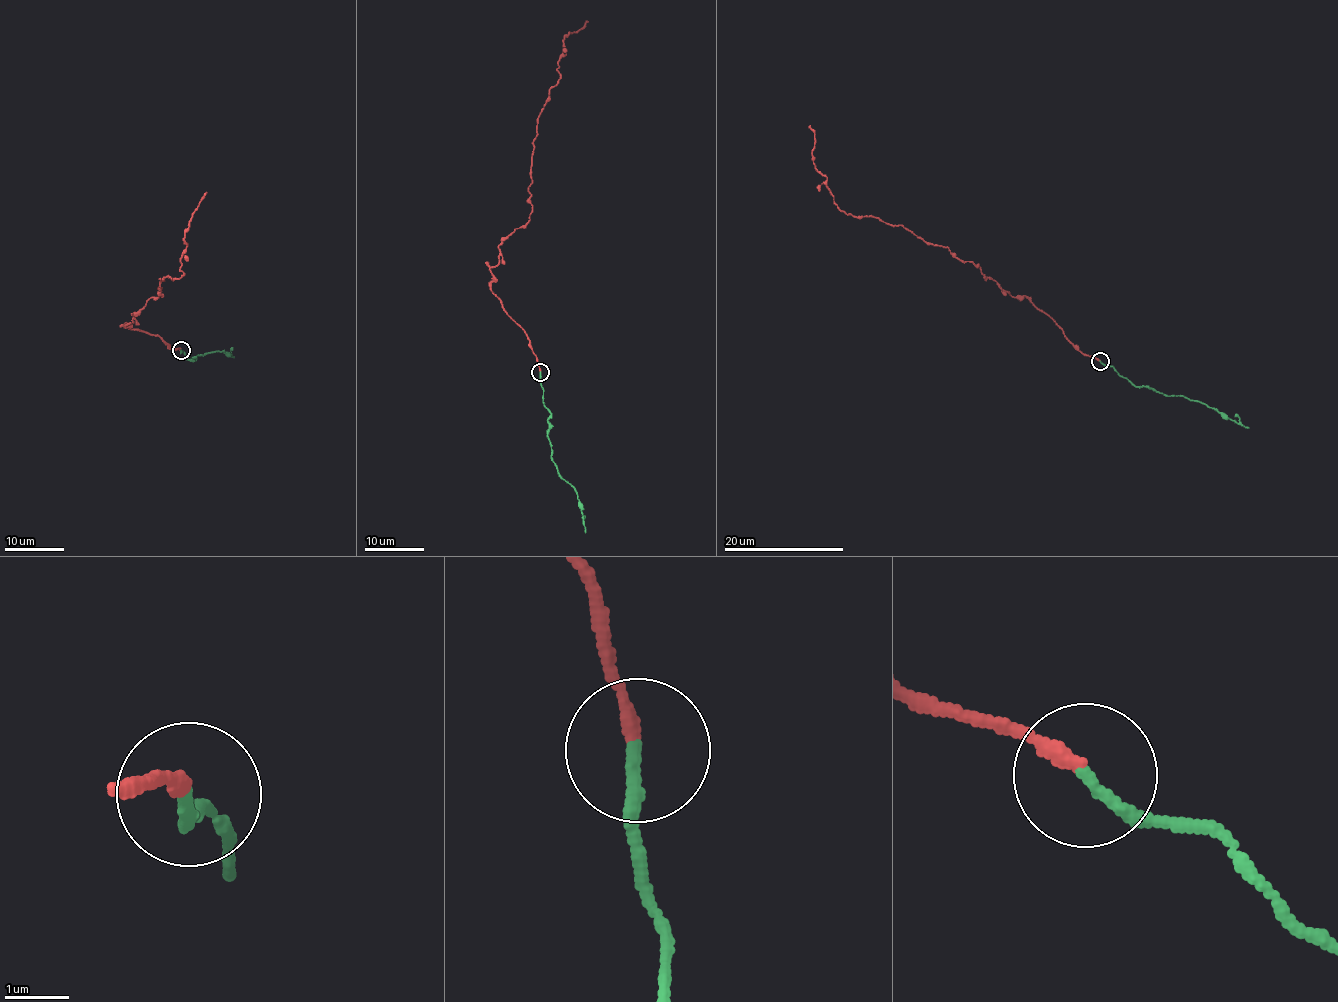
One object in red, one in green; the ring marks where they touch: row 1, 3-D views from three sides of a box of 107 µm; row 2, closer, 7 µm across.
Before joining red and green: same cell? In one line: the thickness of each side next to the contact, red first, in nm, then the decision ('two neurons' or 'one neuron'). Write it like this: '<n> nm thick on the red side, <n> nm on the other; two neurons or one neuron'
200 nm thick on the red side, 190 nm on the other; two neurons

